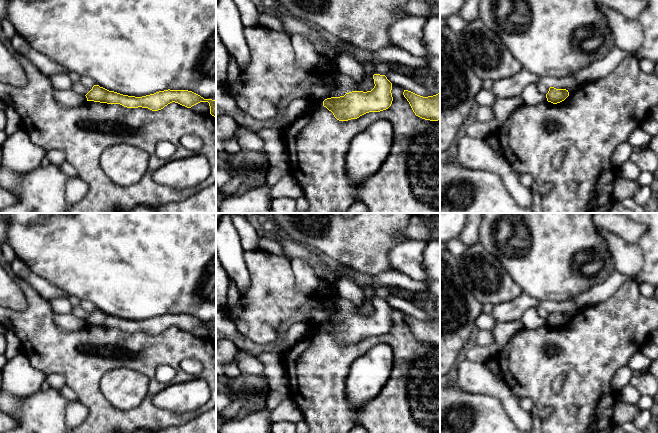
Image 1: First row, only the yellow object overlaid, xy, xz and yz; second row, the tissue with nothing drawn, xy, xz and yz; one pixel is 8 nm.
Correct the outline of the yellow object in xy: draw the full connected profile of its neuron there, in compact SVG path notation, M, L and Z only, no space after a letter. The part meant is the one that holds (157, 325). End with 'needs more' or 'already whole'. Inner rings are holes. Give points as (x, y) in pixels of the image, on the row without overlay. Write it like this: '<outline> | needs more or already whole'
M94 309L85 319L87 325L94 325L107 328L120 328L127 332L148 332L152 335L163 333L168 328L175 326L187 332L200 327L208 326L210 338L216 341L216 324L204 323L200 319L188 314L164 314L154 318L135 321L109 315L99 309Z | already whole

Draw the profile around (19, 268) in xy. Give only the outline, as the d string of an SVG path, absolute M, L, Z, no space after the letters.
M15 257L14 260L10 263L10 268L13 275L30 285L43 298L52 300L59 297L68 297L64 291L53 286L47 280L33 273L29 267L18 257Z

